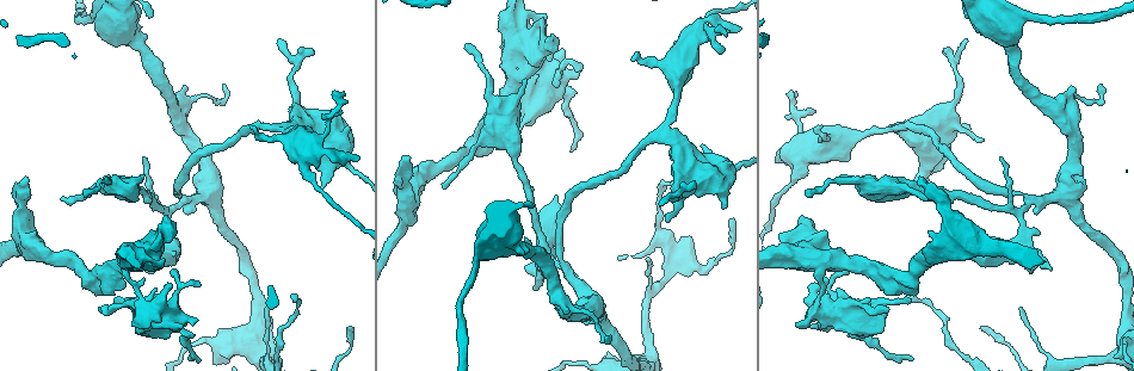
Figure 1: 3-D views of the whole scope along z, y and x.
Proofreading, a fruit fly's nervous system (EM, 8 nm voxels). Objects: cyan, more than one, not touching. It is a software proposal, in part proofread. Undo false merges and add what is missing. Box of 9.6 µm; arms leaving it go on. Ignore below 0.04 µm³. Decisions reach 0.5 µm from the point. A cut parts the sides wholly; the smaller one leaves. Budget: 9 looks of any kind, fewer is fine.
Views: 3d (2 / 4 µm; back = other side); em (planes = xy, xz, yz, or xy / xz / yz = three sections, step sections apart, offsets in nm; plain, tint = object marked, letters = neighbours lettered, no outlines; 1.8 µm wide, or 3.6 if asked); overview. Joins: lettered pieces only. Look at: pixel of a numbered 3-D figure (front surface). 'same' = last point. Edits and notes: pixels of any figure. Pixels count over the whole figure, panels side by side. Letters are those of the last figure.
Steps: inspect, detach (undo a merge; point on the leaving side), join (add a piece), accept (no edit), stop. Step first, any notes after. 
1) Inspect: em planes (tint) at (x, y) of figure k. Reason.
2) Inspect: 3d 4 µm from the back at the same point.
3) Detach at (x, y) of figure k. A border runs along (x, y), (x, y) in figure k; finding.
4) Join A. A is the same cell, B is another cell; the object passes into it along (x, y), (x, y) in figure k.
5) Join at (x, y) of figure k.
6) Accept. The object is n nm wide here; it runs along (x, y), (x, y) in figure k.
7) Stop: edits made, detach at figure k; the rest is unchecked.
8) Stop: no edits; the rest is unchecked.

Inspect: 3d 4 µm at (406, 156) of figure 1. An open end.

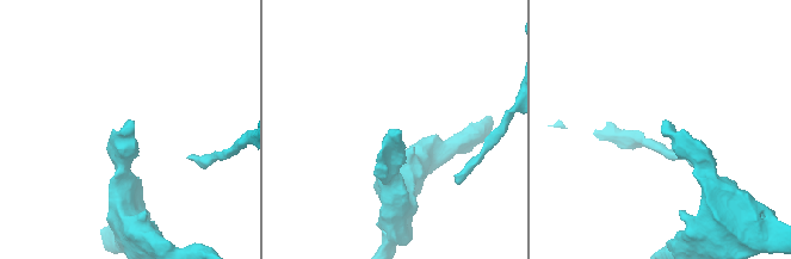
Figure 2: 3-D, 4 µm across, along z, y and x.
Inspect: em xz step 4 (letters) at (131, 121) of figure 2.

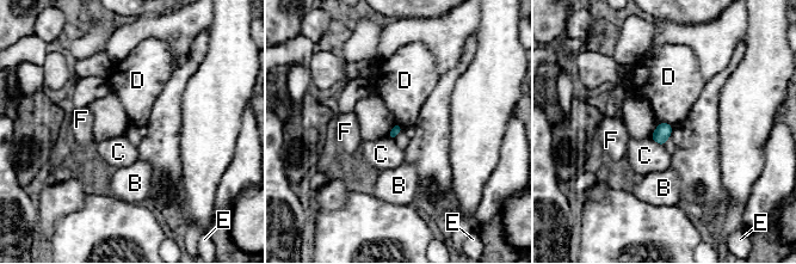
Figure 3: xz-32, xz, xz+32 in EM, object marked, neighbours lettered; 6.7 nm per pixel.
Accept. B, C, D, E and F are other cells; a border runs along (660, 121), (667, 122), (673, 127) in figure 3; none of them fits.

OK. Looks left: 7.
Inspect: em planes (tint) at (123, 261) of figure 1. Four or more arms meet.

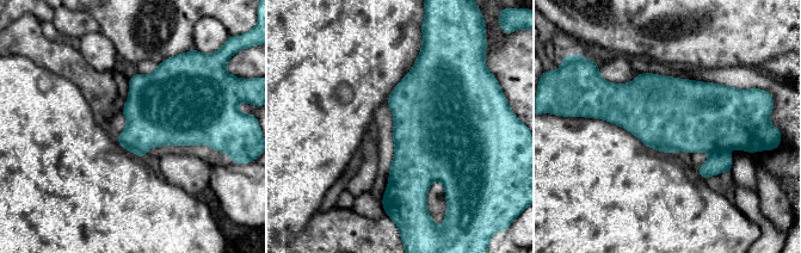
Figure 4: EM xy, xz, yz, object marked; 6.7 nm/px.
Inspect: em planes (letters) at the same point. What lies round it.

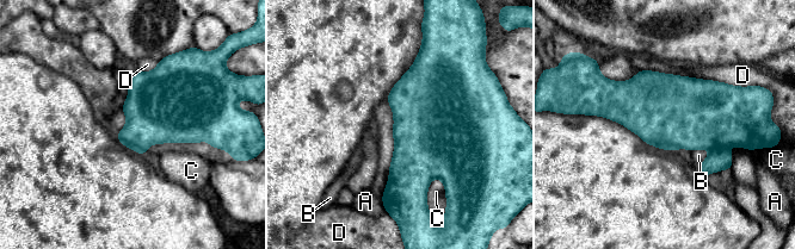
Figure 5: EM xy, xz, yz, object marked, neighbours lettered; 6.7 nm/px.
Detach at (718, 160) of figure 5. A, B, C and D are other cells; a border runs along (727, 149), (713, 149), (710, 151) in figure 5; a second neuron is stuck on.

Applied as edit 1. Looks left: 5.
Inspect: overview. Redraw.

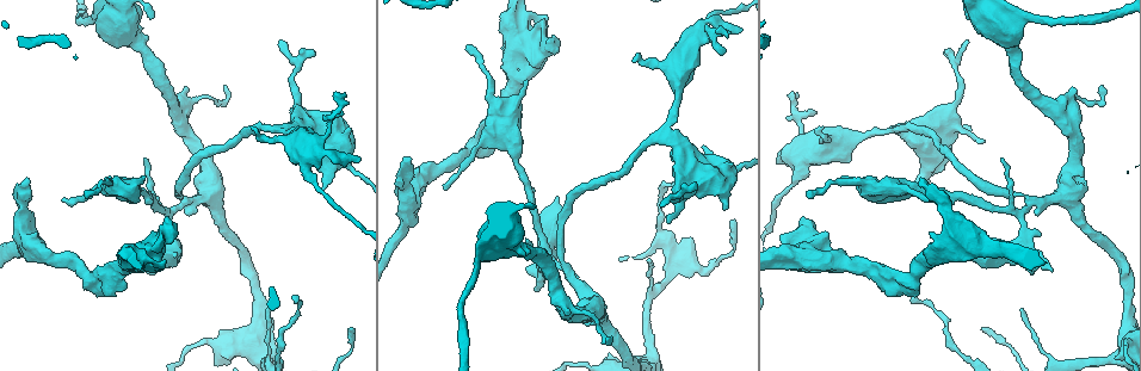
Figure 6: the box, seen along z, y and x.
Inspect: 3d 2 µm at (898, 132) of figure 6.

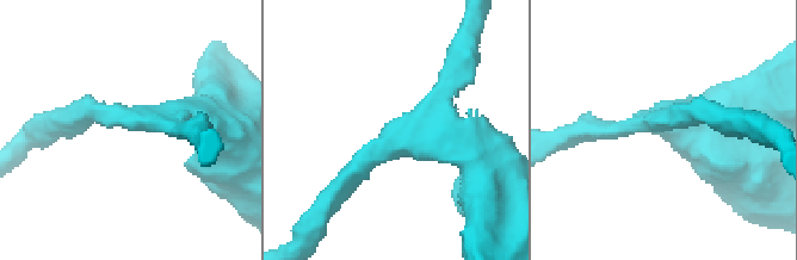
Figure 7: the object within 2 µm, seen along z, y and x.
Inspect: em 3.6 µm yz step 16 (tint) at (140, 121) of figure 7. 3 arms meet here; the arms are 170, 190, 300 nm wide; need the tissue.

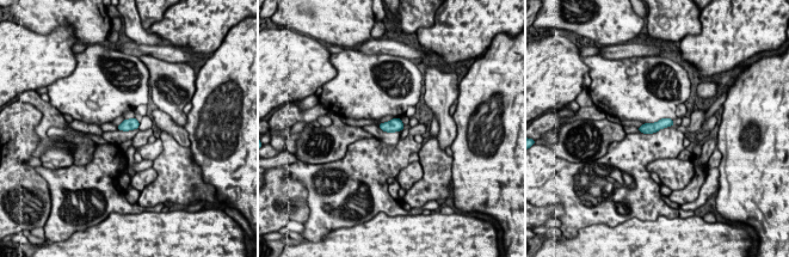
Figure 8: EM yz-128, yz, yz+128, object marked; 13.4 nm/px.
Inspect: em 3.6 µm planes (letters) at the same point. Cut it another way.

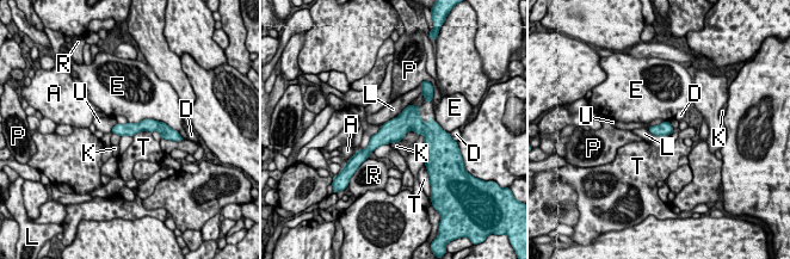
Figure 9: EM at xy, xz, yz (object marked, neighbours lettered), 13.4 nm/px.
Accept. A, D, E, K, L, P, R, T and U are other cells; a border runs along (647, 129), (656, 135), (667, 135) in figure 9; one neuron here.

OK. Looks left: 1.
Inspect: em planes (letters) at (595, 305) of figure 6. Abrupt turn.

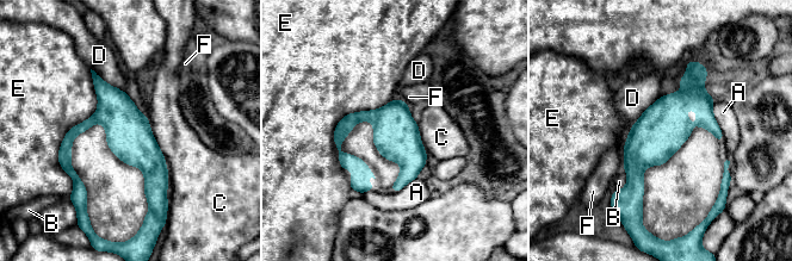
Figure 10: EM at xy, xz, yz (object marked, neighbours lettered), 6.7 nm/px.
Accept. The object is 300 nm wide here; A, B, C, D, E and F are other cells; a border runs along (146, 116), (167, 167) in figure 10; all the same neuron.

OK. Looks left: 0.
Stop: edits made, detach at figure 5; the rest is unchecked.

